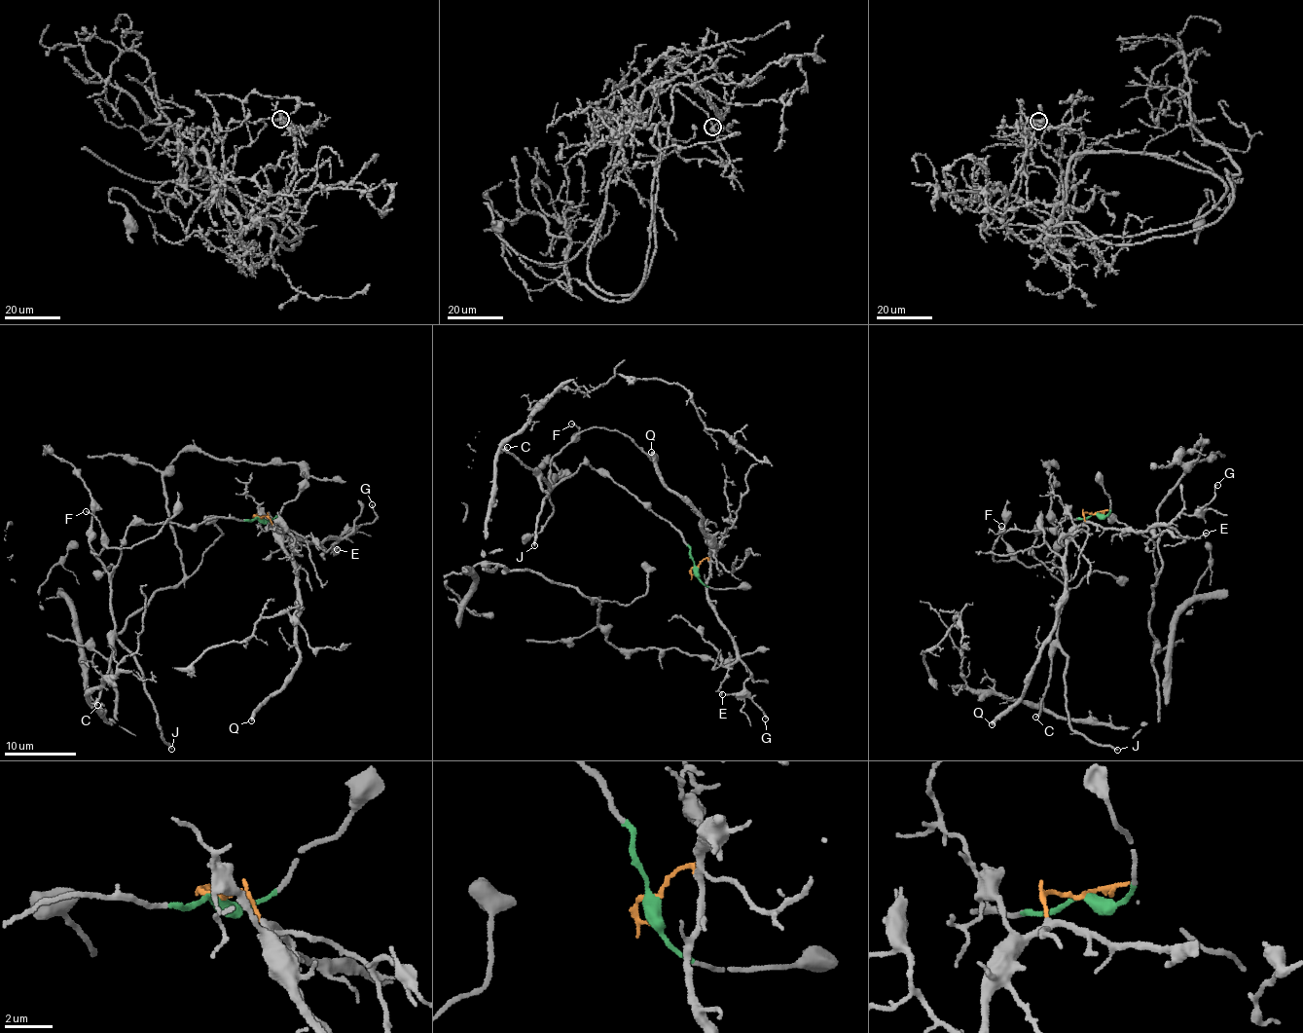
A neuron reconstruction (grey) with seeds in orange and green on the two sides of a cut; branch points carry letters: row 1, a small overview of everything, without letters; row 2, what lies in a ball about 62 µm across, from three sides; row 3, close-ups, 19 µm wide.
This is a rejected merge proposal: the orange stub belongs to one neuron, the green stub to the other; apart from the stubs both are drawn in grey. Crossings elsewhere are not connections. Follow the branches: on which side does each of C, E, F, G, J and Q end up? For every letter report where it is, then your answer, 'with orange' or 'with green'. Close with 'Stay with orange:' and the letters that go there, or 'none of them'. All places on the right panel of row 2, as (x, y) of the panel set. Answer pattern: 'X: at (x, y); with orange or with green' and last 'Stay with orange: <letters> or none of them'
C: at (1035, 717); with green
E: at (1206, 533); with orange
F: at (1001, 526); with green
G: at (1217, 485); with orange
J: at (1117, 750); with green
Q: at (992, 724); with orange
Stay with orange: E, G, Q

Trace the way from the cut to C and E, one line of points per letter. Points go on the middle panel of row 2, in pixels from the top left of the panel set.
C: (695, 568), (690, 546), (677, 531), (610, 478), (585, 462), (551, 490), (540, 473), (526, 467), (507, 447)
E: (695, 568), (705, 559), (709, 562), (707, 602), (729, 632), (737, 659), (718, 690), (722, 694)

